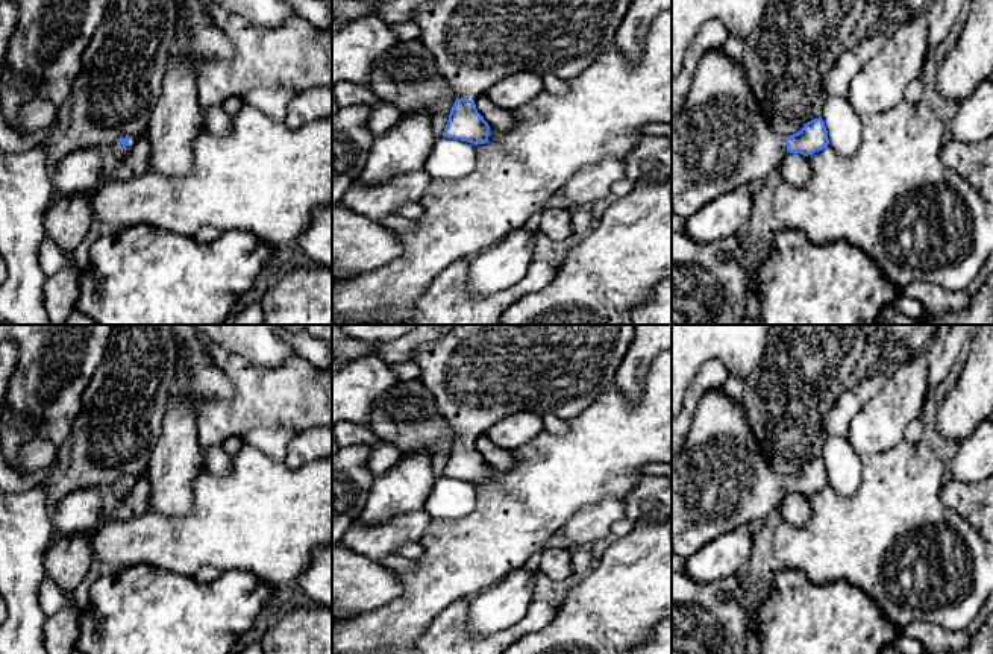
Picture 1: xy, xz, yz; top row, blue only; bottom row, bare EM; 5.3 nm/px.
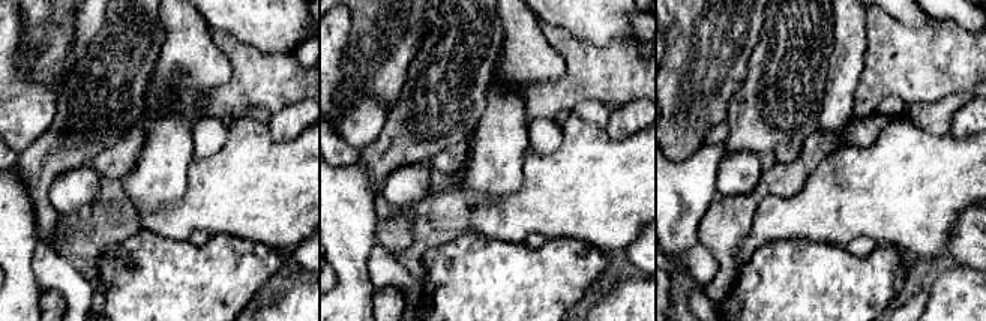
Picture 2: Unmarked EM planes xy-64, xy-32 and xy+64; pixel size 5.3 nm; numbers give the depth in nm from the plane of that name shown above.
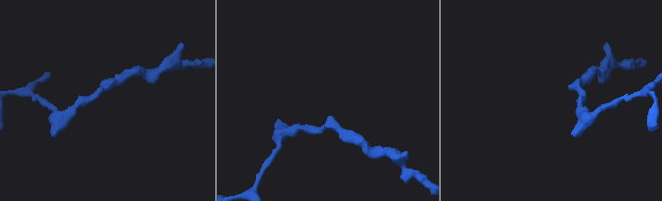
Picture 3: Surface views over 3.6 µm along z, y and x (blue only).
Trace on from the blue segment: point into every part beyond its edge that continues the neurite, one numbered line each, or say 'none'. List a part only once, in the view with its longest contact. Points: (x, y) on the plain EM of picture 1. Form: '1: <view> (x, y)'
1: xy (120, 490)

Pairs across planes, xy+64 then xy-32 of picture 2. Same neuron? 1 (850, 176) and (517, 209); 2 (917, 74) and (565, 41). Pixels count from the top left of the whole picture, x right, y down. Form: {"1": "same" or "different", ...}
{"1": "same", "2": "same"}

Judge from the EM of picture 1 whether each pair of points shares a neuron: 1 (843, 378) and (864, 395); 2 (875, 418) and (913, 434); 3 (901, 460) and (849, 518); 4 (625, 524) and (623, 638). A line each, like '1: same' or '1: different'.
1: different
2: different
3: same
4: different

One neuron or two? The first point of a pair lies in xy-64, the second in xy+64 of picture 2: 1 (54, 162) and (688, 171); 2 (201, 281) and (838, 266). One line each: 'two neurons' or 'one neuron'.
1: two neurons
2: one neuron

